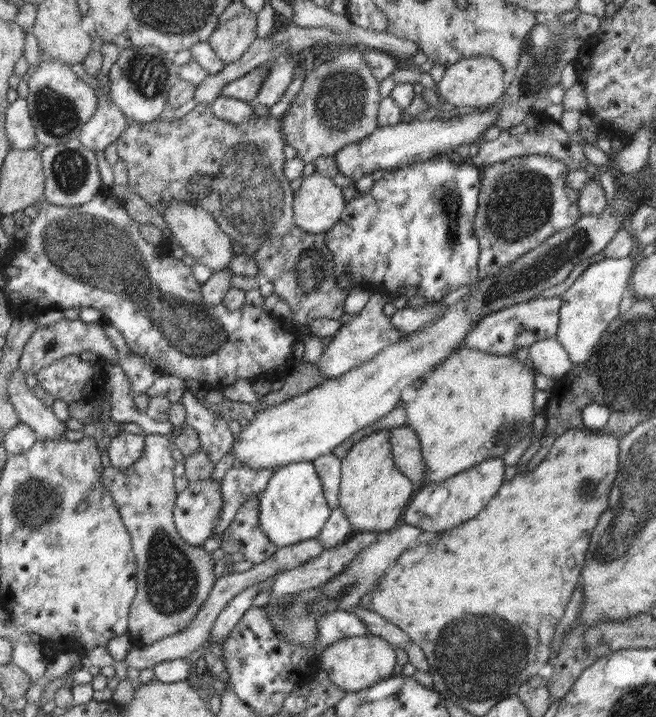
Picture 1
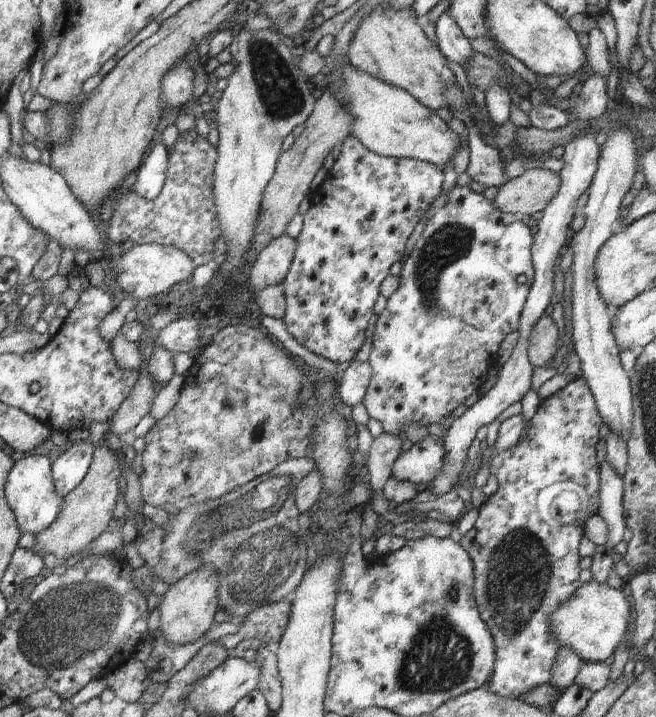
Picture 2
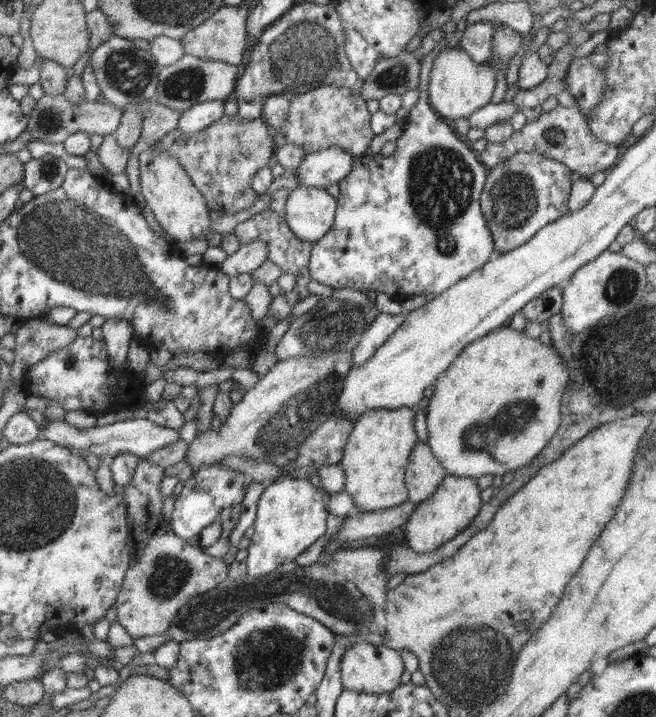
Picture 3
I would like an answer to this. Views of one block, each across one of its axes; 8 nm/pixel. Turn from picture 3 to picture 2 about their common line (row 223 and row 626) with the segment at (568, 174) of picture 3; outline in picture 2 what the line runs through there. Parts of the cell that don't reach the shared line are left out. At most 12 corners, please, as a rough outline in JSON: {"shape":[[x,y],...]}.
{"shape":[[582,376],[541,399],[460,546],[496,646],[487,687],[550,683],[549,620],[581,584],[582,524],[538,494],[599,508],[602,423]]}

